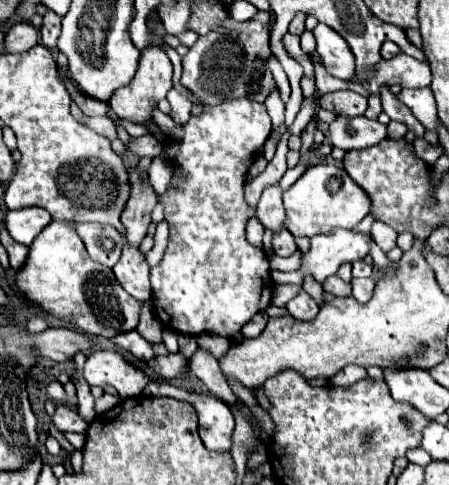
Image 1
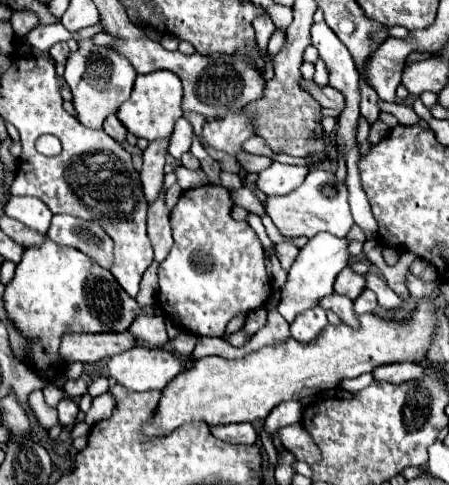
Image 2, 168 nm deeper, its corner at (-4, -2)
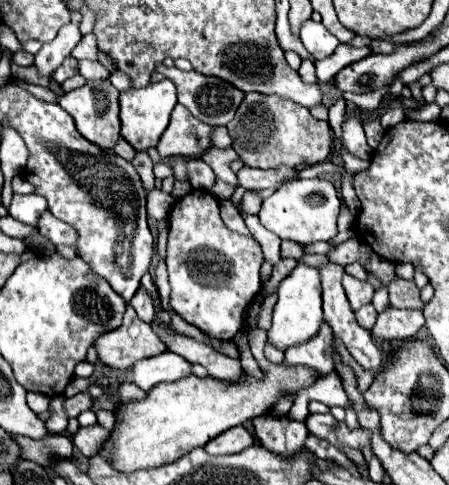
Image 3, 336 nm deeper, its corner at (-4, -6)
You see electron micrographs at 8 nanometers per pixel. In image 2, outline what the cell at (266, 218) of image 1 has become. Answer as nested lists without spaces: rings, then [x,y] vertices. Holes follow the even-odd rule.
[[[273,162],[269,168],[257,174],[255,184],[265,194],[289,194],[305,180],[307,172],[309,172],[307,166],[291,166],[291,164]]]

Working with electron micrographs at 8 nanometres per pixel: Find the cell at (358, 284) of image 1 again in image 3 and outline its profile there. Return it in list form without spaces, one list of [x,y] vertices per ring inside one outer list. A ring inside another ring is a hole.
[[[365,304],[363,308],[359,308],[359,310],[355,312],[355,316],[357,316],[357,322],[359,322],[363,328],[371,330],[373,324],[375,324],[375,320],[377,320],[377,310],[375,310],[373,304]]]

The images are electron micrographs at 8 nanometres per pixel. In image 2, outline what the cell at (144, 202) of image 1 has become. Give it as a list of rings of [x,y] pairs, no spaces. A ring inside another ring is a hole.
[[[171,138],[155,140],[147,146],[143,152],[143,170],[141,170],[141,184],[143,192],[149,202],[153,202],[159,194],[159,188],[163,184],[163,166],[165,166],[165,156],[169,148]]]

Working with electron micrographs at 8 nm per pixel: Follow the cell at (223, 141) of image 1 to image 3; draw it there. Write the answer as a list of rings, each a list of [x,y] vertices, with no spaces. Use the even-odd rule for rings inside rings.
[[[191,190],[187,196],[179,198],[169,214],[169,242],[167,242],[167,268],[171,284],[171,308],[189,324],[197,326],[211,338],[233,340],[235,332],[241,330],[241,316],[245,308],[253,302],[255,294],[261,290],[259,270],[263,264],[261,246],[253,236],[241,236],[231,232],[221,216],[219,202],[207,190]]]

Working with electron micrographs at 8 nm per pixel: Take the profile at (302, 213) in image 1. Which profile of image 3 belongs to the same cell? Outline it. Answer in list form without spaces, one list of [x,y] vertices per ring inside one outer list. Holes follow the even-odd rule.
[[[323,178],[311,180],[293,180],[283,184],[277,192],[273,192],[261,204],[259,220],[261,224],[275,232],[281,240],[293,240],[301,246],[319,242],[319,240],[333,240],[337,236],[337,216],[339,216],[339,196],[335,186]]]

